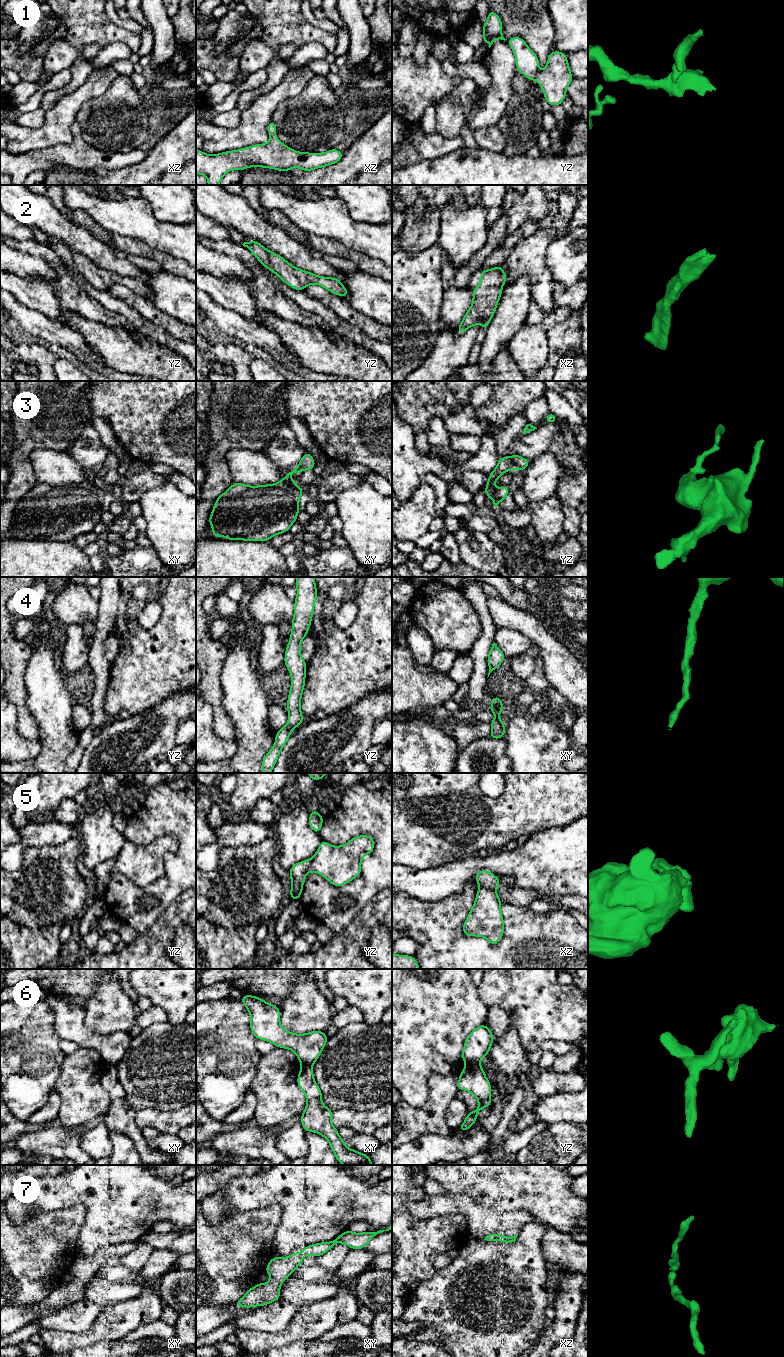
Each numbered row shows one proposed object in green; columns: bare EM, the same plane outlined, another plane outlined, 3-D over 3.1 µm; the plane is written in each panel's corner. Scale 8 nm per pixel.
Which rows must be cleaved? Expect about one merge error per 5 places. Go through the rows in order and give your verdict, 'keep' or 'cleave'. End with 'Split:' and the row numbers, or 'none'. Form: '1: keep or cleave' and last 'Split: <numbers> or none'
1: keep
2: keep
3: keep
4: keep
5: cleave
6: cleave
7: keep
Split: 5, 6

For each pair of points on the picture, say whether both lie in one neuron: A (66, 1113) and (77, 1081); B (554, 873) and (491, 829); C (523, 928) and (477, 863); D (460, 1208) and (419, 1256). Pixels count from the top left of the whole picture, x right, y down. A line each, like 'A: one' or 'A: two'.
A: one
B: two
C: two
D: two

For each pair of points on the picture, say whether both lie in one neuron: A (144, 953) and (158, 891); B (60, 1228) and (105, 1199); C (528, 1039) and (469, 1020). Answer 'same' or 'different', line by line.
A: different
B: different
C: different

